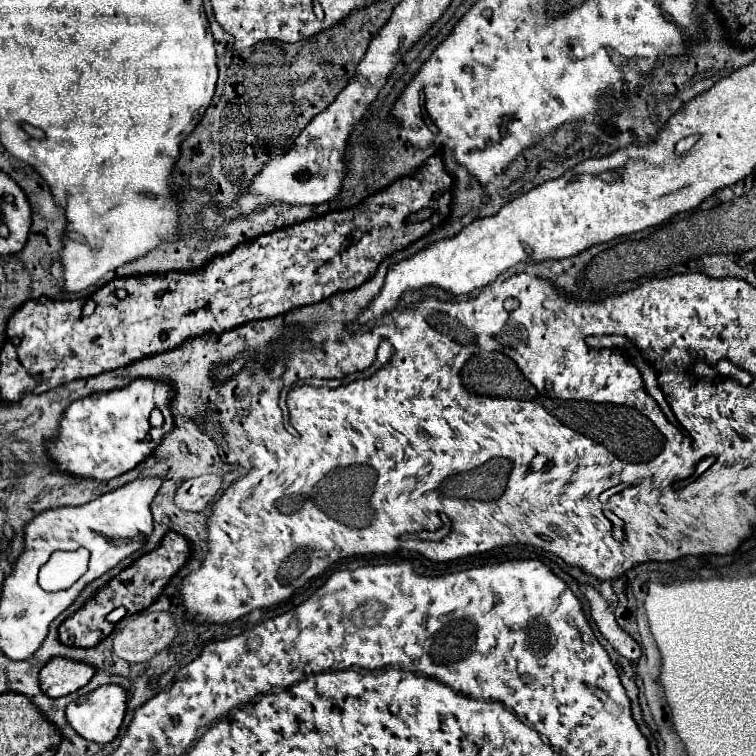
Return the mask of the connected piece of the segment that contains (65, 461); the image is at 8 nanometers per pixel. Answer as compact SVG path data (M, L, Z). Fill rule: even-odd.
M138 378L124 388L92 394L72 402L66 410L58 436L48 442L48 456L52 456L60 470L74 476L110 480L132 470L160 444L162 436L172 432L174 416L170 406L176 398L176 388L168 380ZM154 406L164 414L164 424L154 428L150 424L150 412Z

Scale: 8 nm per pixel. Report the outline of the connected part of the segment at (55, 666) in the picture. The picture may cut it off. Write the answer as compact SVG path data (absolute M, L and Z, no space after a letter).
M52 658L40 670L40 688L52 698L66 696L86 686L94 674L96 668L84 666L84 662L76 662L70 658Z

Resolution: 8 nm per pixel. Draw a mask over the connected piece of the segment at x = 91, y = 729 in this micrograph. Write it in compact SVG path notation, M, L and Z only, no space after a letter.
M104 684L88 694L88 702L70 702L66 708L66 718L70 726L86 740L102 744L112 742L122 726L128 696L128 690L122 686Z

